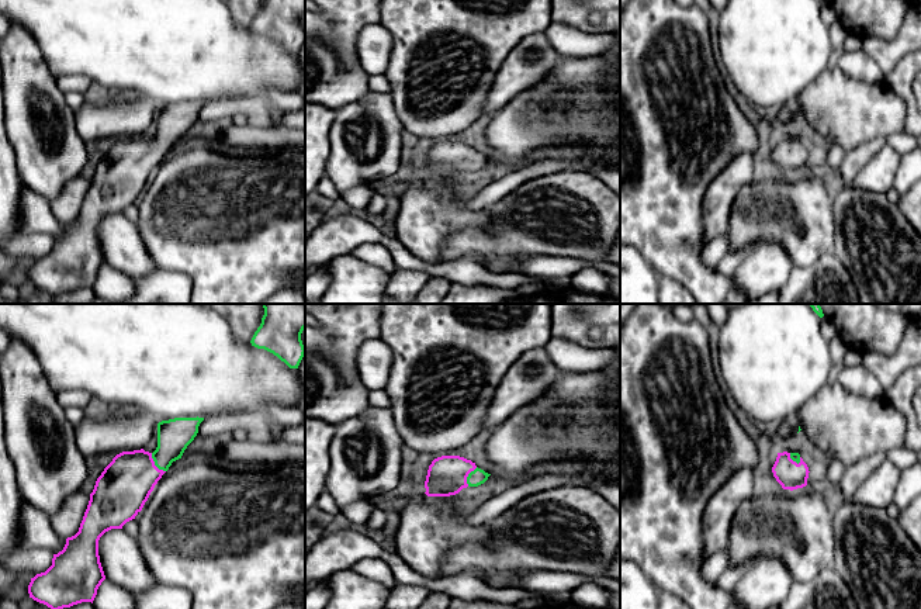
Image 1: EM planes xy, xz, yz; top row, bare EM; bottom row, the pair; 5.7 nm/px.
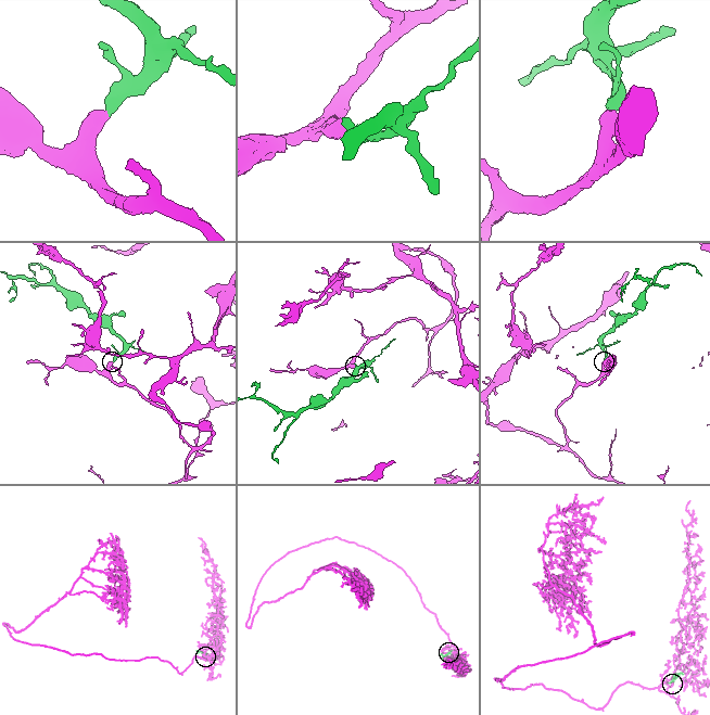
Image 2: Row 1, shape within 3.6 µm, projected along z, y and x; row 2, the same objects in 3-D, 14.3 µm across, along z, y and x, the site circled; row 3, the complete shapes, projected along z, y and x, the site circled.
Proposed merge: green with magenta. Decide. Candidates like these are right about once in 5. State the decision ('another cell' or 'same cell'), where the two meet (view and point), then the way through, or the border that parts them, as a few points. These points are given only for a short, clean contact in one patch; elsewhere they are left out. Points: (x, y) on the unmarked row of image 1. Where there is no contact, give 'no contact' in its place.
same cell | xy (155, 149) | across xy (175, 120), (170, 132), (155, 149), (141, 155), (123, 173)

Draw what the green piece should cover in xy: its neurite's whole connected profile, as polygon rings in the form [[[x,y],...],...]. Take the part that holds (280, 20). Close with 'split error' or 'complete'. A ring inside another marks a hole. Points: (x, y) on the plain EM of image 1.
[[[263,0],[250,28],[273,38],[290,53],[298,53],[305,39],[301,25],[304,14],[305,0]]]; complete

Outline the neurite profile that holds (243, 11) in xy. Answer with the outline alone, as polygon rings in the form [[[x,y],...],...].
[[[221,0],[228,6],[235,24],[247,28],[262,8],[263,0]]]

